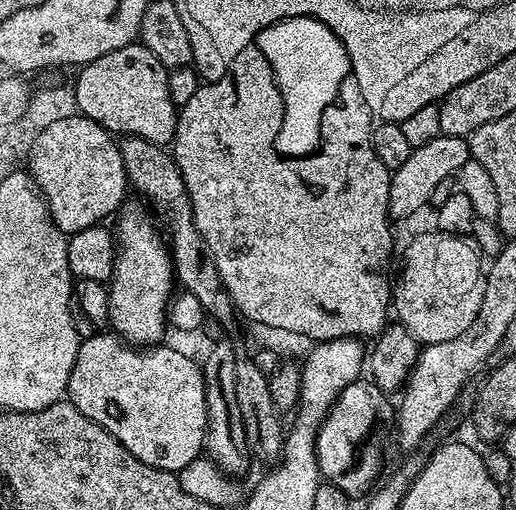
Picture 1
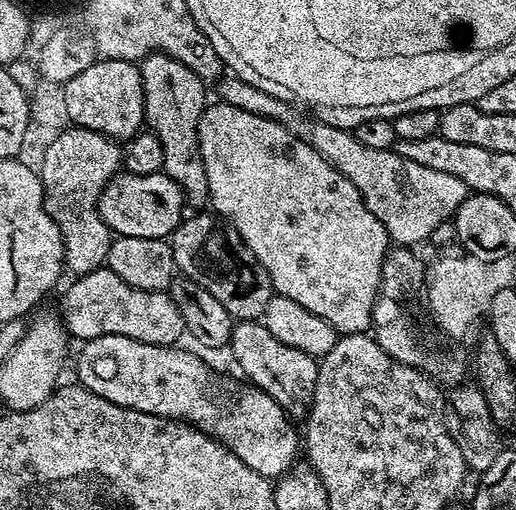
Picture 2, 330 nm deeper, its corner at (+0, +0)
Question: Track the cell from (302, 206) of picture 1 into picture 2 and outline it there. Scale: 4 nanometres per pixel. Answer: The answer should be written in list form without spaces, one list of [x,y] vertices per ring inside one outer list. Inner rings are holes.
[[[223,102],[215,103],[209,103],[201,114],[197,130],[202,164],[205,166],[206,178],[208,179],[208,200],[210,207],[212,206],[211,211],[221,220],[231,224],[233,230],[243,238],[246,246],[266,270],[275,295],[294,298],[294,302],[298,302],[298,306],[306,306],[306,310],[310,310],[310,314],[318,314],[318,318],[325,320],[330,327],[336,329],[337,333],[367,333],[372,328],[372,311],[376,295],[380,289],[380,275],[382,274],[384,258],[390,251],[388,231],[366,206],[366,202],[354,186],[354,182],[350,182],[350,178],[343,176],[326,158],[322,158],[322,154],[318,154],[318,150],[314,150],[309,144],[298,139],[287,126],[266,116],[250,114],[250,110],[238,110],[238,106],[230,106]]]

